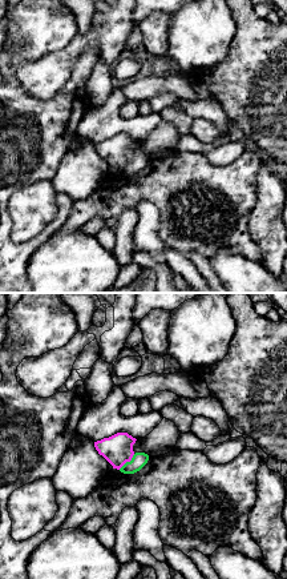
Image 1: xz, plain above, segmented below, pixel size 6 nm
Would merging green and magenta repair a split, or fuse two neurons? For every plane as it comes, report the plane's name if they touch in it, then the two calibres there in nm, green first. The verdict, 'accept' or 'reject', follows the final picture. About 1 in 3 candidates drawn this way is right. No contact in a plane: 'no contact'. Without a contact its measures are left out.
meets green in xz; 90 nm thick on the green side, 180 nm on the other

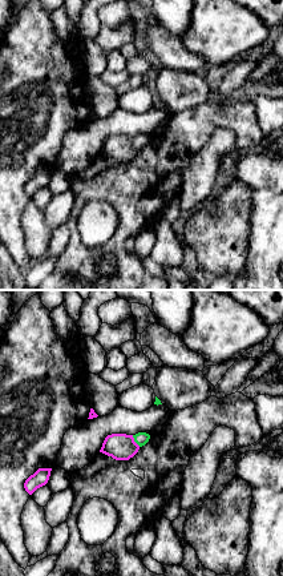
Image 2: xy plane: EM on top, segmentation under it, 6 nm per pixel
meets green in xy; 80 nm thick on the green side, 160 nm on the other

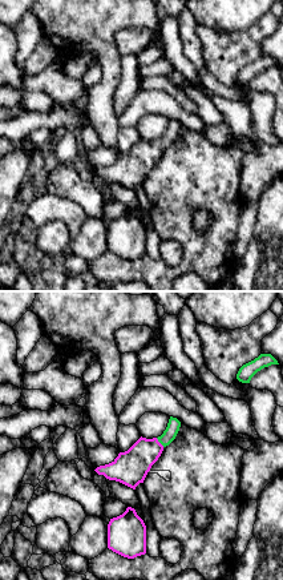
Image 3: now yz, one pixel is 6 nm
meets green in yz; 80 nm thick on the green side, 200 nm on the other

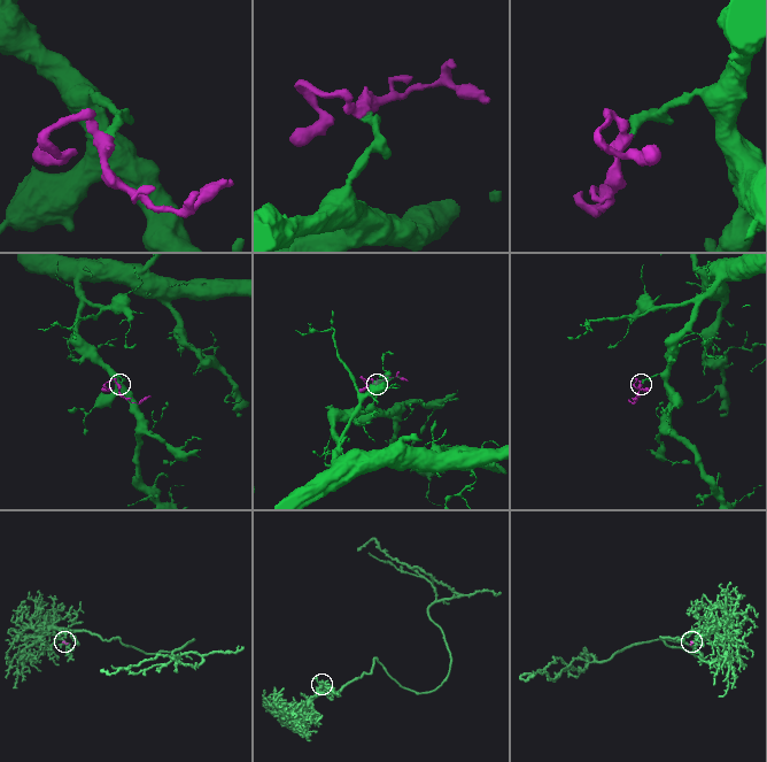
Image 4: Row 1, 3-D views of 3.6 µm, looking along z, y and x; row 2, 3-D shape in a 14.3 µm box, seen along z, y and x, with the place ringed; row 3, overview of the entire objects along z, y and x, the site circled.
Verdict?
accept

